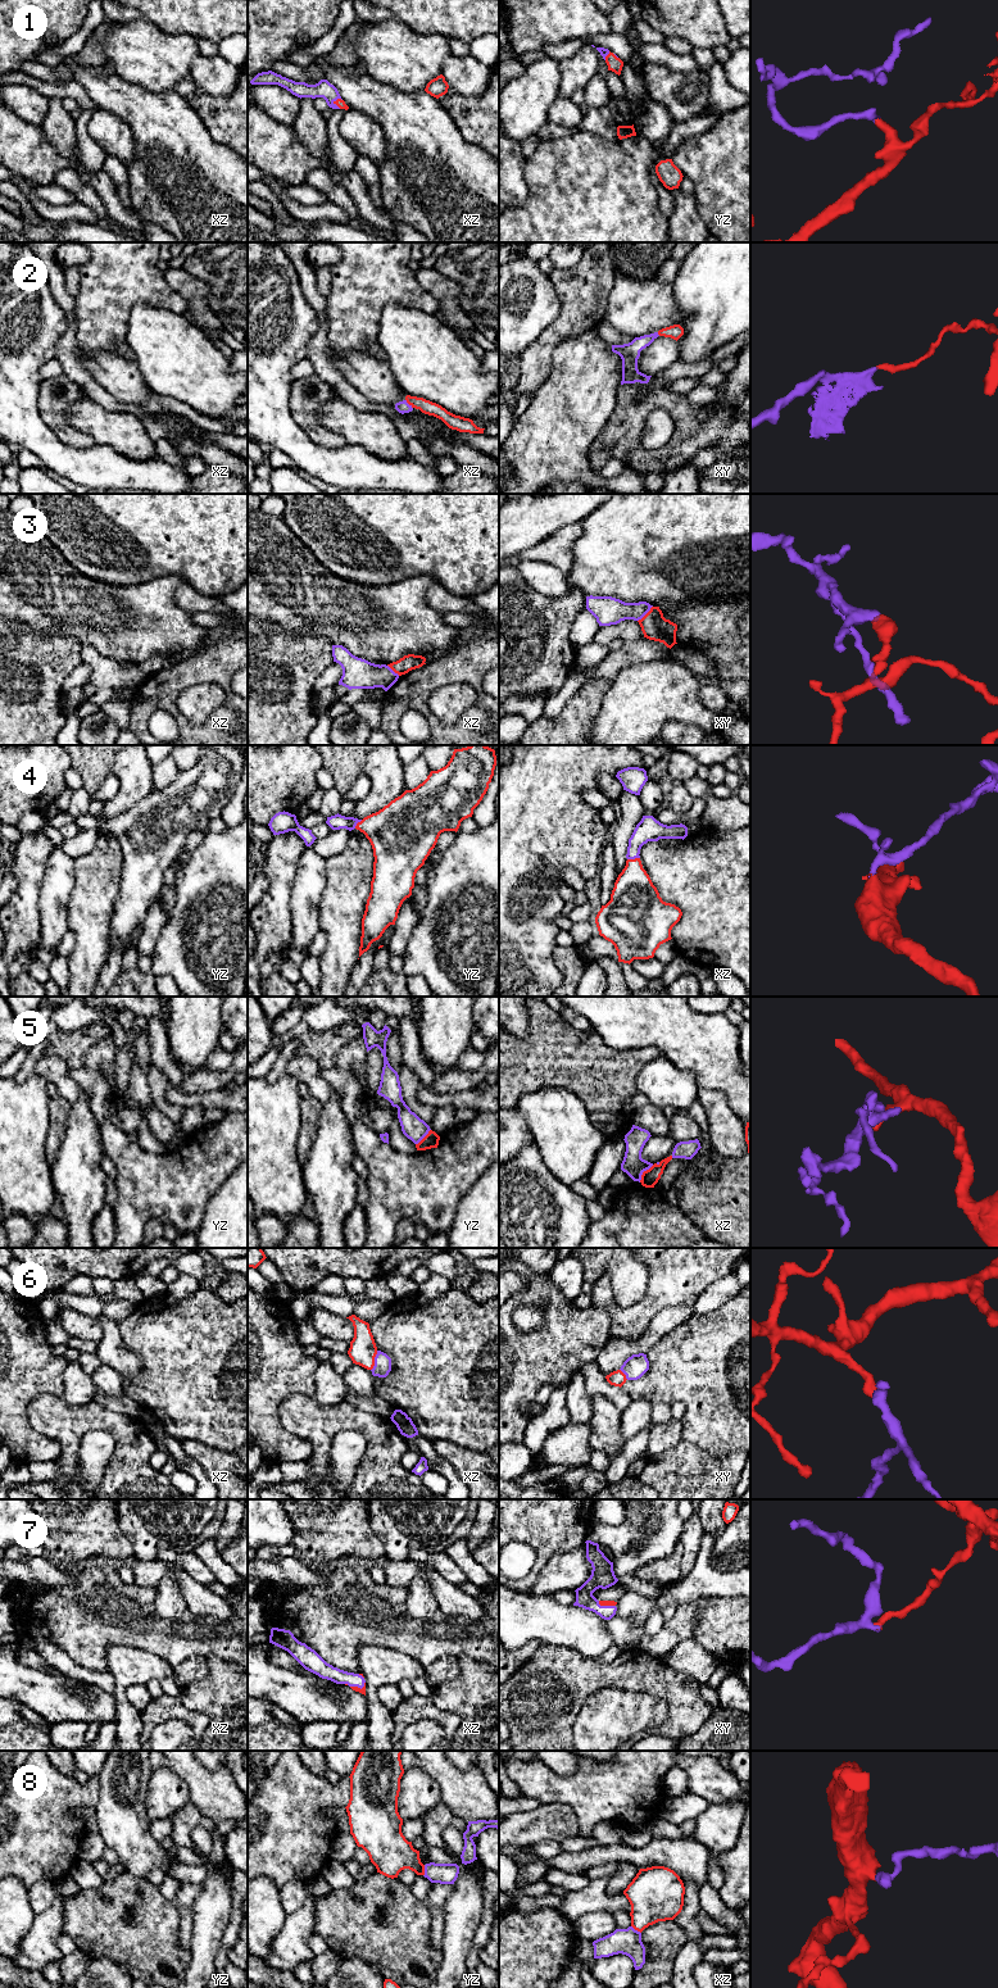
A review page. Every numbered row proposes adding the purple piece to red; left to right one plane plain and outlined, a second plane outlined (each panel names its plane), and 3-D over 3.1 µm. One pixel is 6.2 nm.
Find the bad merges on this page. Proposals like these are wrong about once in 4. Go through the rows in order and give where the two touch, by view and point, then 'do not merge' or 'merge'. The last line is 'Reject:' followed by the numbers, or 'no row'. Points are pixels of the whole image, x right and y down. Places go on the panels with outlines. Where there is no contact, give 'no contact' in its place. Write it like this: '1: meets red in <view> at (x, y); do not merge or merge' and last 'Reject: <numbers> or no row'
1: meets red in xz at (335, 103); merge
2: meets red in xz at (408, 403); merge
3: meets red in xy at (647, 613); do not merge
4: meets red in xz at (633, 859); merge
5: meets red in xz at (643, 1172); do not merge
6: meets red in xz at (373, 1361); merge
7: meets red in xy at (606, 1605); merge
8: meets red in yz at (423, 1870); merge
Reject: 3, 5

